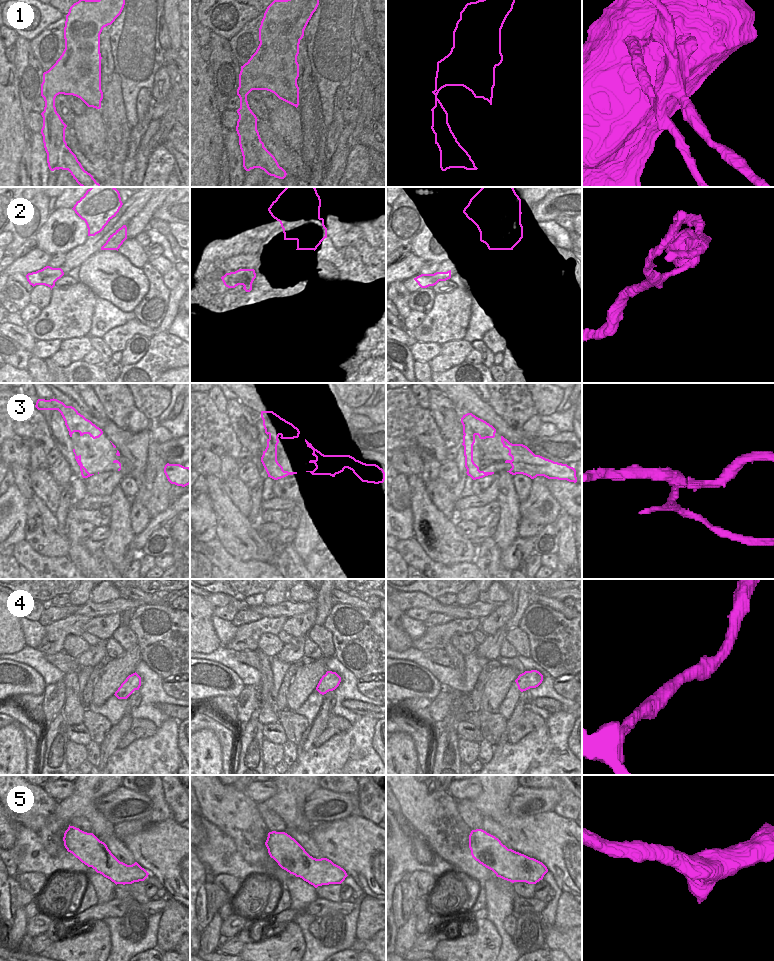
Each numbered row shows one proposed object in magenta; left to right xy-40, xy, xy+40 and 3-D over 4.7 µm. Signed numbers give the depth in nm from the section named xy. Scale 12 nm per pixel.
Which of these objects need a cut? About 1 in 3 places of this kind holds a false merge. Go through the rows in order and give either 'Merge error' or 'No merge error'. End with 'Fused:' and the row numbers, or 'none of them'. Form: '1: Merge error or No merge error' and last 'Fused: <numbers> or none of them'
1: Merge error
2: Merge error
3: Merge error
4: No merge error
5: No merge error
Fused: 1, 2, 3

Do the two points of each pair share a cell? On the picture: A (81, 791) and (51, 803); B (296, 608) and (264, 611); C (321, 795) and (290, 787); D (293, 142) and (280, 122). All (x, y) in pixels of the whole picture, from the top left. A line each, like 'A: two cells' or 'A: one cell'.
A: two cells
B: one cell
C: two cells
D: one cell

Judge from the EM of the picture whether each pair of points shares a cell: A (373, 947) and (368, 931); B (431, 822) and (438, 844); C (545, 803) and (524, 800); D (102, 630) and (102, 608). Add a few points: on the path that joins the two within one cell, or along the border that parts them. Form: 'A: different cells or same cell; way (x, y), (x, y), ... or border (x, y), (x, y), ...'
A: different cells; border (375, 933), (369, 939), (356, 939)
B: same cell; way (436, 827), (438, 839)
C: same cell; way (540, 801), (529, 801)
D: different cells; border (120, 613), (94, 616), (92, 618)

